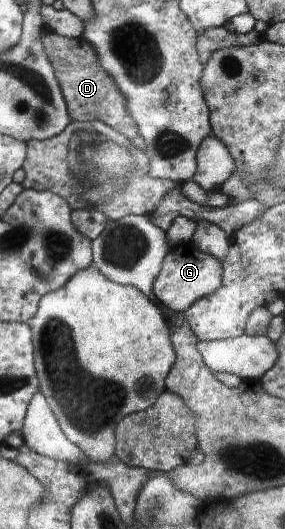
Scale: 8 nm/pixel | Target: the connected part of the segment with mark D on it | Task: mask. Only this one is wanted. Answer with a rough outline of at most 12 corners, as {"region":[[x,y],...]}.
{"region":[[84,37],[42,39],[72,121],[138,134],[128,96]]}

